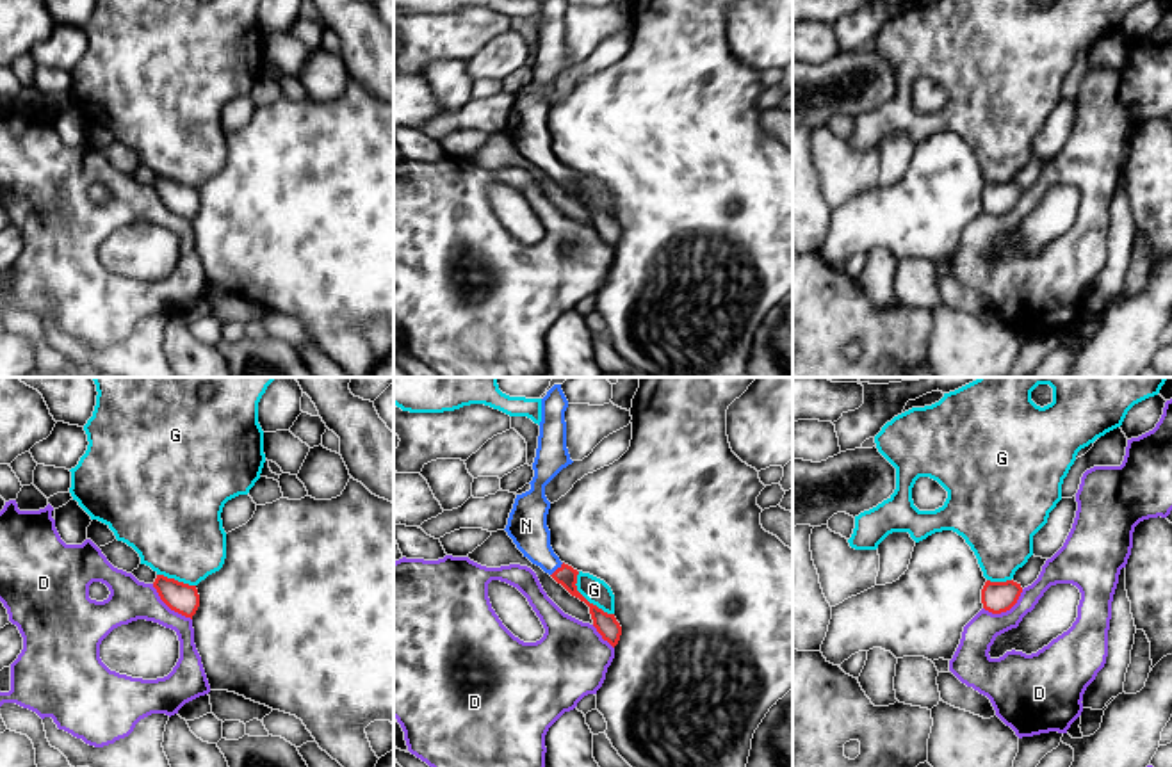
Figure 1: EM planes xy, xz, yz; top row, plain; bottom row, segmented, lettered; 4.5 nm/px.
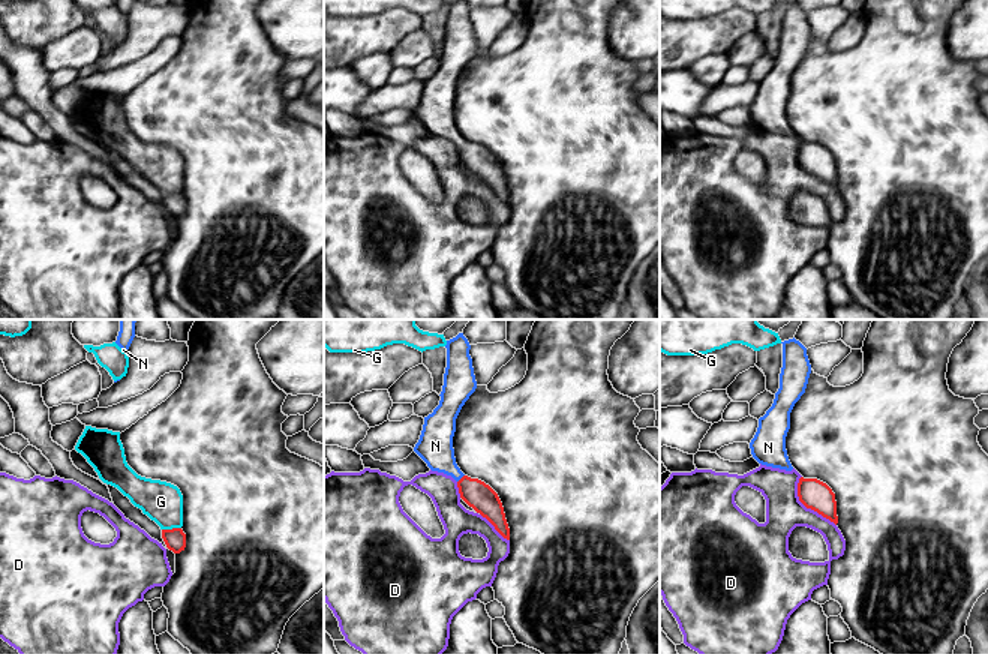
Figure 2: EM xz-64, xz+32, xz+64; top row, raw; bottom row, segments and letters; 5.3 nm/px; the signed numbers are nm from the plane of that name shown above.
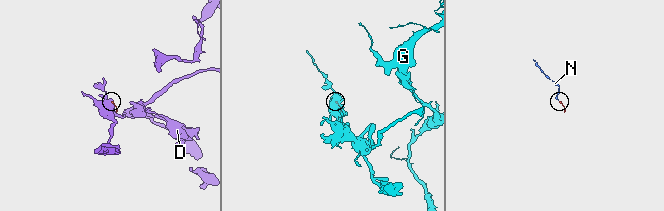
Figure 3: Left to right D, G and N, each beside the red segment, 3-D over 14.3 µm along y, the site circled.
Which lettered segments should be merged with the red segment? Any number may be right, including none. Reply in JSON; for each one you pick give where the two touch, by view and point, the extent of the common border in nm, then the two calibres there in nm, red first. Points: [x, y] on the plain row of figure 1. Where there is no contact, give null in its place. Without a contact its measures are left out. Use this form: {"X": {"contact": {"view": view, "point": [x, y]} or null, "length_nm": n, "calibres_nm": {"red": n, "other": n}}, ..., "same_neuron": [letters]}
{"N": {"contact": {"view": "xz", "point": [556, 171]}, "length_nm": 90, "calibres_nm": {"red": 90, "other": 180}}, "same_neuron": ["N"]}

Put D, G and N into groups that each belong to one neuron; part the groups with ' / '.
D / G / N

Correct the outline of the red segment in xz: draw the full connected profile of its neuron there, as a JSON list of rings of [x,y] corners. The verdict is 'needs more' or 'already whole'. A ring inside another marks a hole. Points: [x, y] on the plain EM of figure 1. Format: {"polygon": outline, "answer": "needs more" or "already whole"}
{"polygon": [[[541,0],[540,37],[533,64],[534,78],[529,84],[531,91],[517,96],[504,132],[524,158],[590,208],[593,228],[614,249],[622,237],[614,215],[604,214],[577,192],[579,173],[561,164],[550,148],[550,132],[547,128],[550,103],[545,98],[545,87],[574,64],[566,50],[566,9],[566,0]]], "answer": "needs more"}

